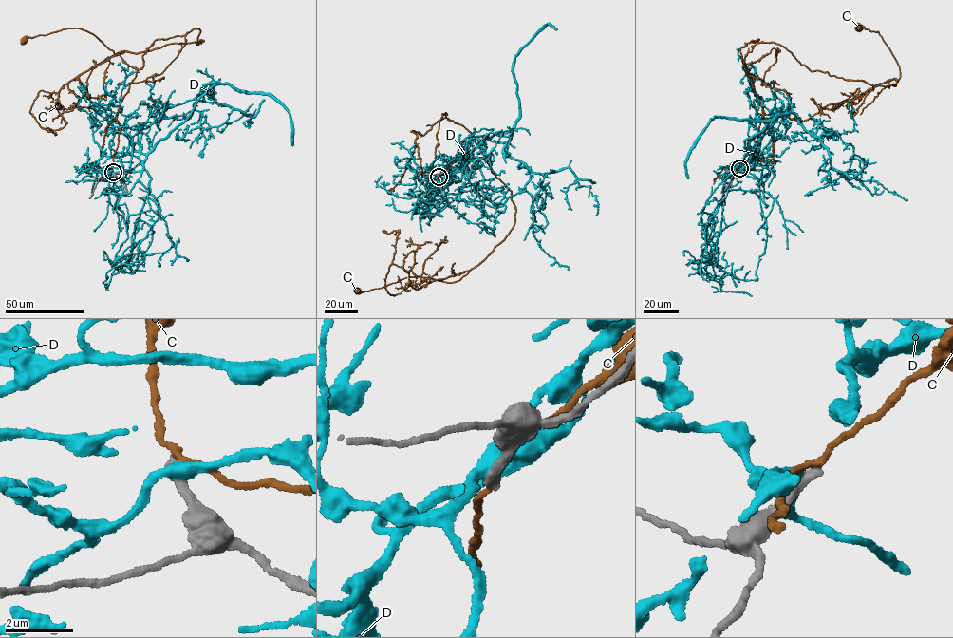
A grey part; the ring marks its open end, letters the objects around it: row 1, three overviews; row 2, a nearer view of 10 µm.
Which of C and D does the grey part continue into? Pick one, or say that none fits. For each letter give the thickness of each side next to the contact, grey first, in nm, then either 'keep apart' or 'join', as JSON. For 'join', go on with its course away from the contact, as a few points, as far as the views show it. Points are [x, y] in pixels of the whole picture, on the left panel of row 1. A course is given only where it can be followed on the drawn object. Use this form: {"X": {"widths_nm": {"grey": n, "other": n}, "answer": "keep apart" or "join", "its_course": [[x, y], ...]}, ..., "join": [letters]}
{"C": {"widths_nm": {"grey": 320, "other": 180}, "answer": "keep apart"}, "D": {"widths_nm": {"grey": 380, "other": 340}, "answer": "keep apart"}, "join": []}

